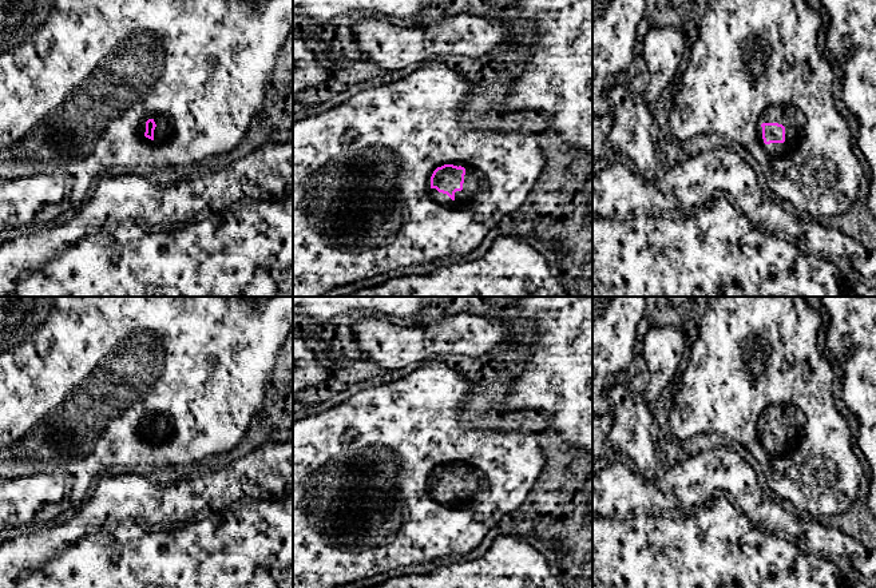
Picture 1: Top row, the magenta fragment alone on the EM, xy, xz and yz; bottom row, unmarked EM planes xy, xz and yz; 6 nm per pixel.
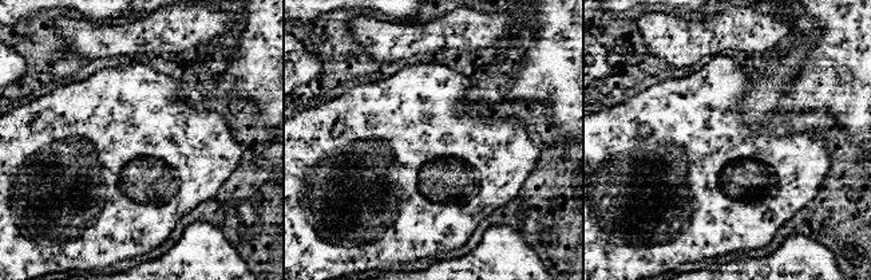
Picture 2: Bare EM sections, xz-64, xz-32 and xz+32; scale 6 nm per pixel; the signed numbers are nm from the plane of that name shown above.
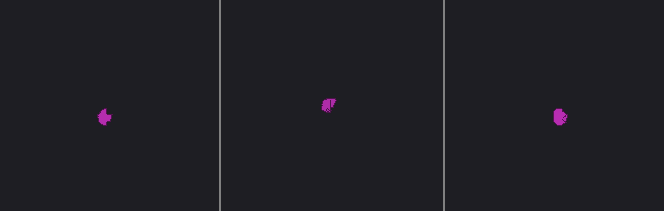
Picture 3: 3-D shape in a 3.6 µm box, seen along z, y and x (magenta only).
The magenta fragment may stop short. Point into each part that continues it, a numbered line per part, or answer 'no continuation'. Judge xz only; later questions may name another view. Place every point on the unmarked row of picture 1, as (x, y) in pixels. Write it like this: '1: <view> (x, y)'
1: xz (363, 505)

